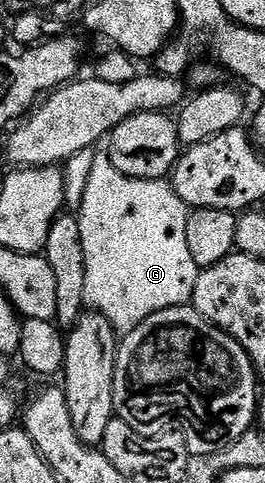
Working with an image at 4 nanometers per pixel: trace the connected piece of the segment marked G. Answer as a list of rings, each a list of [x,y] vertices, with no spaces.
[[[96,156],[93,171],[81,207],[77,210],[81,227],[81,247],[85,251],[85,295],[87,305],[109,319],[116,334],[126,335],[141,327],[149,315],[165,311],[169,307],[188,304],[193,295],[201,270],[189,255],[189,243],[185,239],[185,227],[189,206],[177,195],[170,180],[142,181],[121,175],[113,167],[110,157]]]

